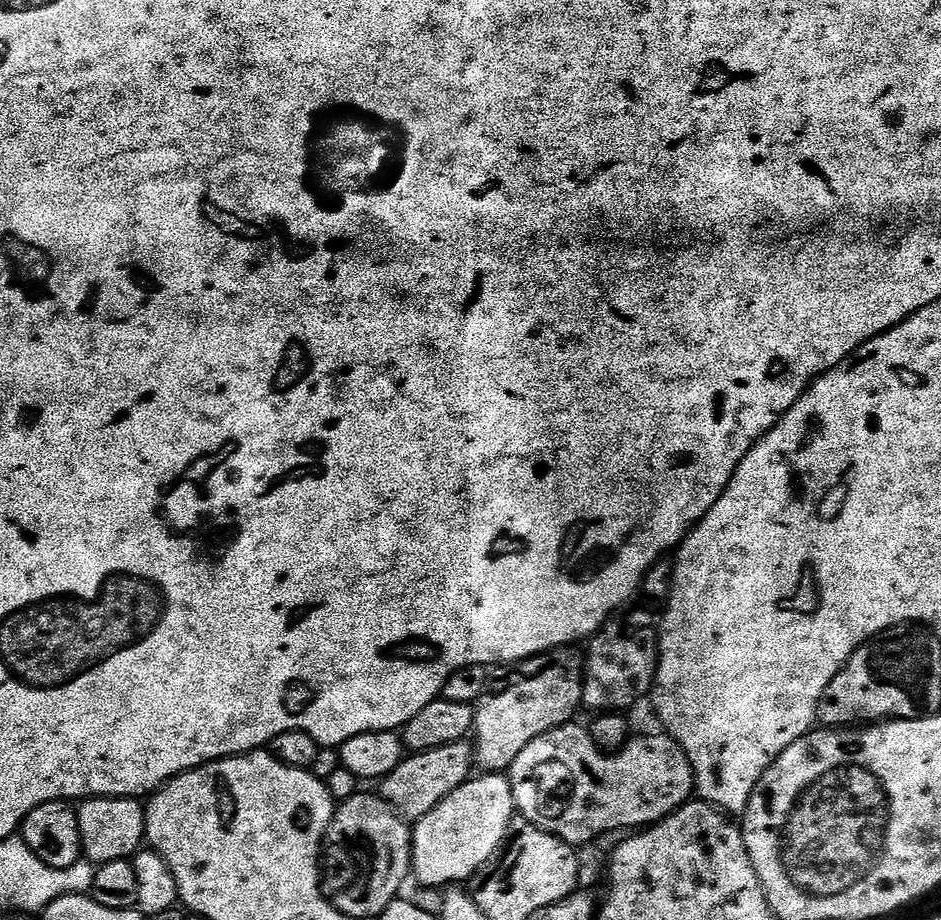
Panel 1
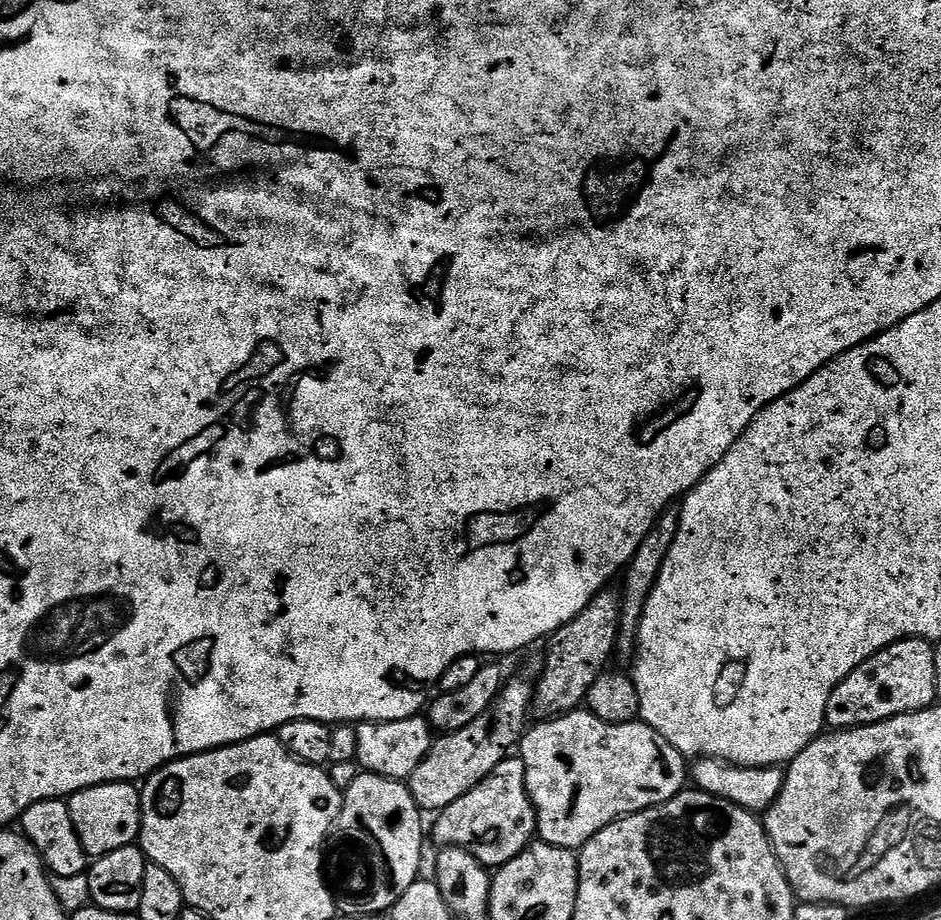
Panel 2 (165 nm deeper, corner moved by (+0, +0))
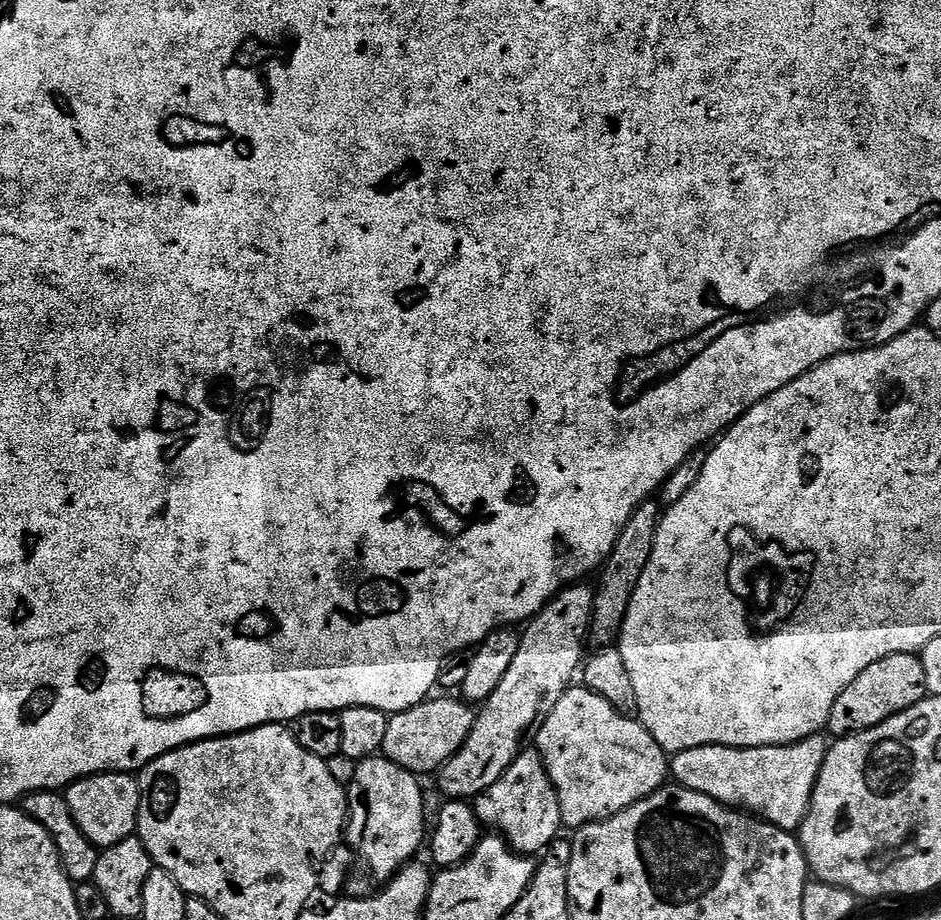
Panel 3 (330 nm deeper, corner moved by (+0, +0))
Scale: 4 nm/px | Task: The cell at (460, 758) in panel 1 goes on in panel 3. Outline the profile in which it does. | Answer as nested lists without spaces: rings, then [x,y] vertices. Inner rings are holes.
[[[577,582],[571,586],[565,586],[544,605],[544,609],[540,611],[537,616],[533,616],[531,620],[527,621],[526,627],[520,632],[520,645],[518,646],[518,654],[514,654],[514,662],[510,662],[510,670],[506,670],[506,678],[502,678],[502,682],[498,682],[498,690],[494,690],[494,694],[490,694],[490,698],[485,700],[479,711],[476,712],[476,721],[474,726],[470,730],[470,734],[466,738],[466,742],[458,750],[458,754],[454,754],[444,765],[440,767],[438,775],[435,777],[436,784],[440,787],[440,792],[449,801],[463,800],[465,802],[471,801],[477,796],[484,795],[488,791],[490,786],[494,786],[494,782],[498,782],[498,778],[502,778],[502,774],[510,765],[516,760],[516,757],[520,755],[522,749],[525,747],[524,739],[529,736],[530,733],[537,726],[543,724],[544,719],[550,714],[550,710],[554,710],[554,706],[558,706],[558,698],[562,698],[562,694],[568,691],[570,685],[573,683],[572,675],[577,675],[578,669],[581,667],[582,661],[585,659],[586,651],[584,652],[584,640],[589,639],[590,625],[592,623],[592,607],[596,601],[595,591],[590,587],[587,588],[587,583]]]

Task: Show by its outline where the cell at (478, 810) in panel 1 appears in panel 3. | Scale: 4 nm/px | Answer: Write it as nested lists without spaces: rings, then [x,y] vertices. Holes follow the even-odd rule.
[[[535,750],[521,751],[498,782],[494,782],[484,795],[475,797],[474,807],[485,829],[503,836],[513,852],[529,858],[535,857],[535,852],[543,853],[562,832],[558,796],[540,754]]]

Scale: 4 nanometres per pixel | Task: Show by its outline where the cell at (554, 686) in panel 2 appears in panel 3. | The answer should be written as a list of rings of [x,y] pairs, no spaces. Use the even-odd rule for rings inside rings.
[[[647,500],[641,503],[623,527],[614,550],[602,566],[599,573],[600,588],[595,589],[596,601],[592,607],[590,625],[590,640],[596,646],[612,646],[617,643],[624,619],[630,610],[630,602],[634,598],[634,590],[638,586],[638,578],[642,578],[642,571],[653,556],[654,538],[661,515],[662,508],[657,501]]]

